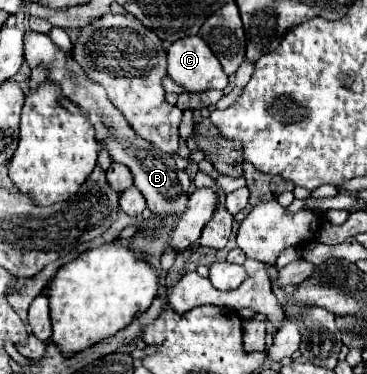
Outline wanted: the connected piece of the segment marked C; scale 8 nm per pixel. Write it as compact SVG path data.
M198 35L178 39L170 45L168 77L188 93L228 87L228 77L220 61Z

